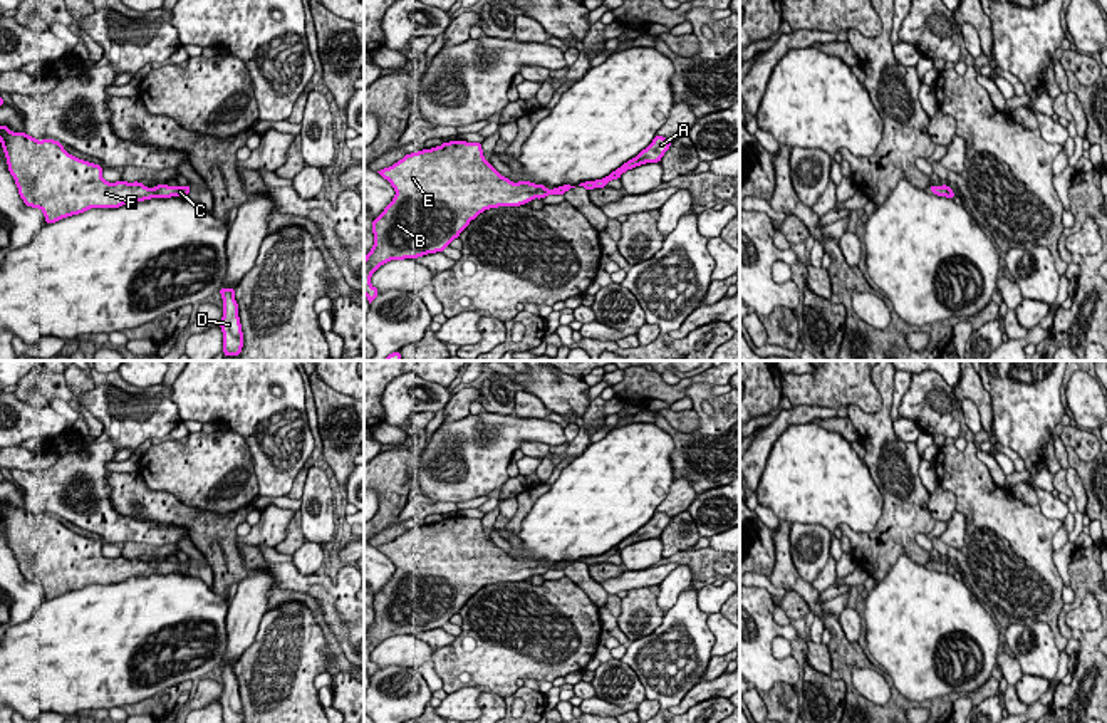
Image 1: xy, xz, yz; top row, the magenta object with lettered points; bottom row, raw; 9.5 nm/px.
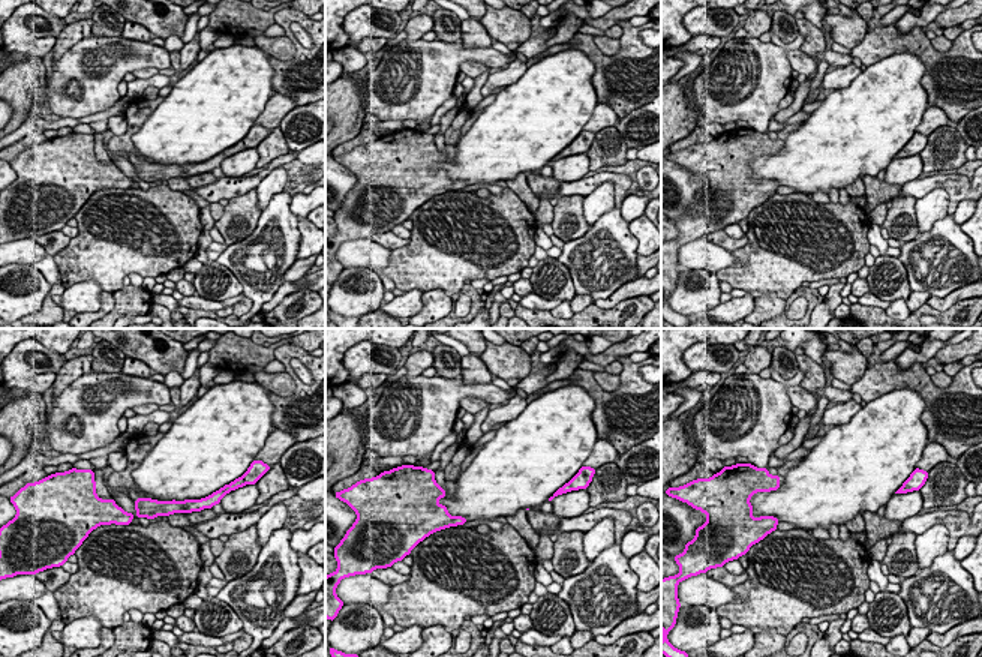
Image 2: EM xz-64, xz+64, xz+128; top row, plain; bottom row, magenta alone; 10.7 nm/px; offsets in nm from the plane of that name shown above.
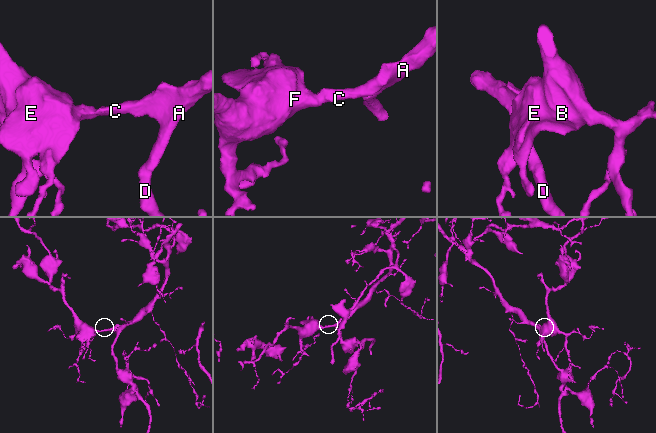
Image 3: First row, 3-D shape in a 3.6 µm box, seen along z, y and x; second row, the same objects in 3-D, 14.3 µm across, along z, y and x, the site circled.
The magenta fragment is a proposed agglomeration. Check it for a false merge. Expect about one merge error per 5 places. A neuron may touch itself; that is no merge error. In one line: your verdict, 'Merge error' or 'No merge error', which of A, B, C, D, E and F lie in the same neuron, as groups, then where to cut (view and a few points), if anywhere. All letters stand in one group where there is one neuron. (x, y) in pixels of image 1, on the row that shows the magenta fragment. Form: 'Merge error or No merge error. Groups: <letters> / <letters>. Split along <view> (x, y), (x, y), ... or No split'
No merge error. Groups: A B C D E F. No split

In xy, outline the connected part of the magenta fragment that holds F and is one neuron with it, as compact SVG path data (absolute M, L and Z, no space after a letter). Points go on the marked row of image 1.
M0 126L0 141L20 198L42 210L45 223L91 208L119 208L129 201L184 198L190 193L190 185L173 188L161 183L151 190L138 181L104 181L102 166L69 154L59 141L37 141L7 126Z

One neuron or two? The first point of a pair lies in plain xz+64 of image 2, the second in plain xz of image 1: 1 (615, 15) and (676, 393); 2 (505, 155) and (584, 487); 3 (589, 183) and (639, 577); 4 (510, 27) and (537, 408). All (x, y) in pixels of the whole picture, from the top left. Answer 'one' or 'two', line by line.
1: one
2: one
3: one
4: two

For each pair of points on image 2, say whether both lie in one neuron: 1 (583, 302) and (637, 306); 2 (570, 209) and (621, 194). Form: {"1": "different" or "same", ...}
{"1": "different", "2": "different"}

